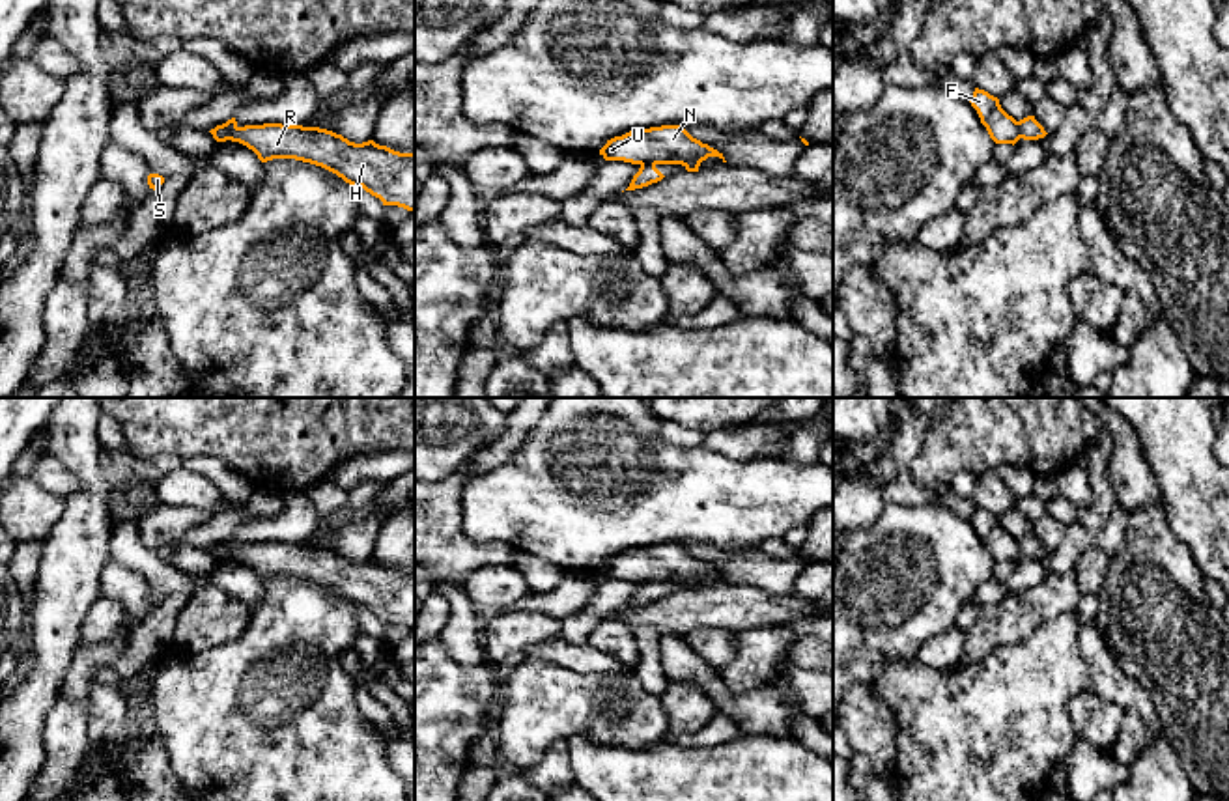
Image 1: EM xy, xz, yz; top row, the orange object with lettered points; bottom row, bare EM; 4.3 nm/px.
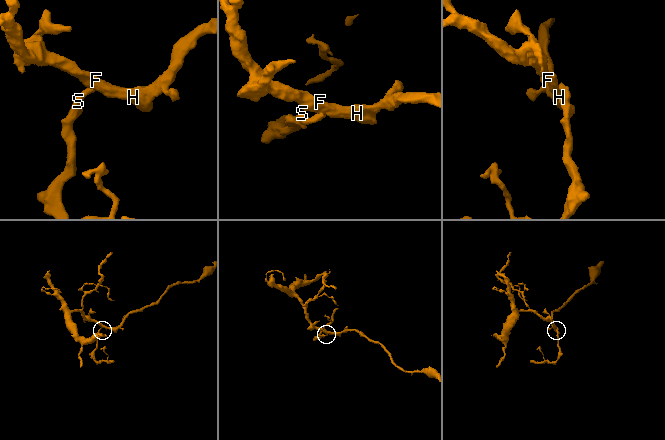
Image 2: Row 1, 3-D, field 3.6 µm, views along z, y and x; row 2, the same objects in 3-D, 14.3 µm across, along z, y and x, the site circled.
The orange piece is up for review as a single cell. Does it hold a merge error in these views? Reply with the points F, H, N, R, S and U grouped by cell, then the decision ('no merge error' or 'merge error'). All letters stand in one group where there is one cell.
groups F H N R U / S; merge error

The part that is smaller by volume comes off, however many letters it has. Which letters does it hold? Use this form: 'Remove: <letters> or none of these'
Remove: S

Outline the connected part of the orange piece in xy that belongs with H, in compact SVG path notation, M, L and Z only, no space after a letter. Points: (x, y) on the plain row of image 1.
M217 543L209 549L219 553L220 560L232 558L252 568L261 581L273 577L295 577L321 584L353 605L362 605L372 614L379 616L383 624L398 624L415 629L415 571L400 571L374 558L355 562L327 547L303 543Z

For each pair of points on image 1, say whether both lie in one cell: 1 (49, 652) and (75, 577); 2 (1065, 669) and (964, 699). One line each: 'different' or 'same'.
1: same
2: same

